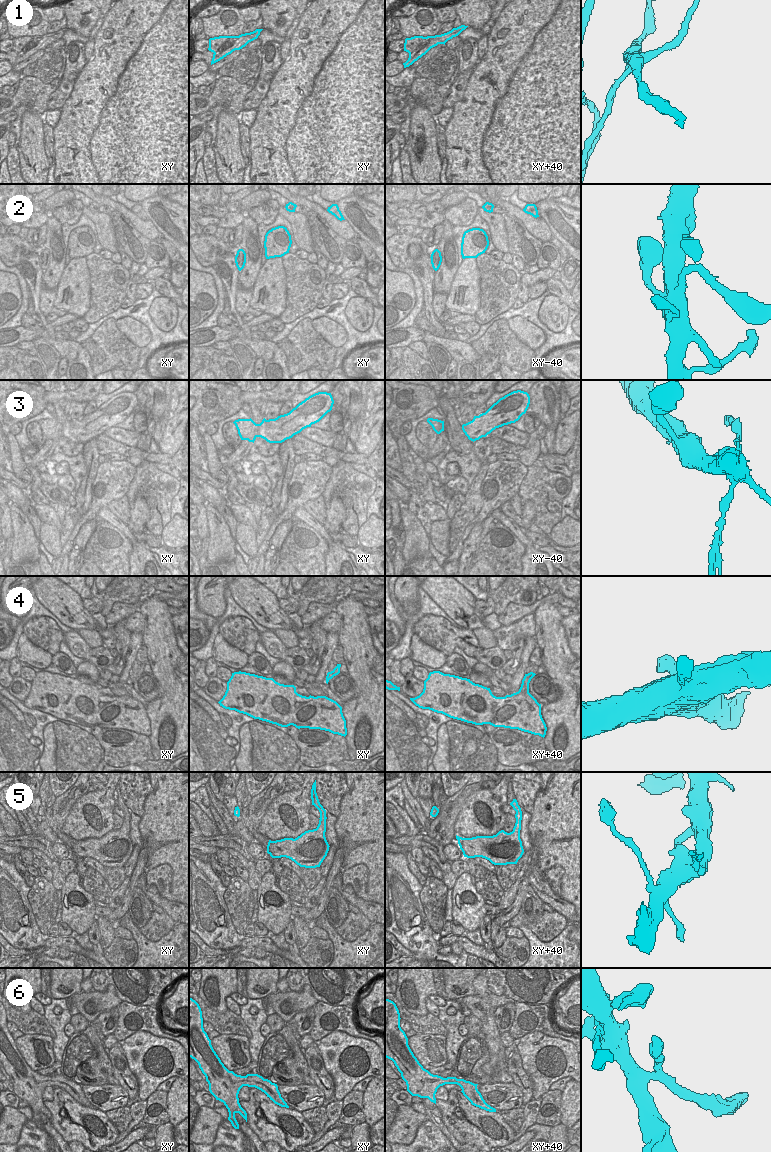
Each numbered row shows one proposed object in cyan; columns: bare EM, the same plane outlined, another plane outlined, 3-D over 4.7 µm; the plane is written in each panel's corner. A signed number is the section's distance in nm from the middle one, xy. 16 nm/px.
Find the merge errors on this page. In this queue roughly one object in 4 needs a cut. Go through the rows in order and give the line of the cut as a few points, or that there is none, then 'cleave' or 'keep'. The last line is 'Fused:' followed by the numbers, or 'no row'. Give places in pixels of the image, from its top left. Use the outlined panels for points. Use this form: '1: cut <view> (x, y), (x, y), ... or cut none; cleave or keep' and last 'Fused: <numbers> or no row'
1: cut xy (238, 36), (232, 41), (227, 40), (214, 53); cleave
2: cut none; keep
3: cut none; keep
4: cut none; keep
5: cut xy+40 (520, 810), (515, 816); cleave
6: cut none; keep
Fused: 1, 5

